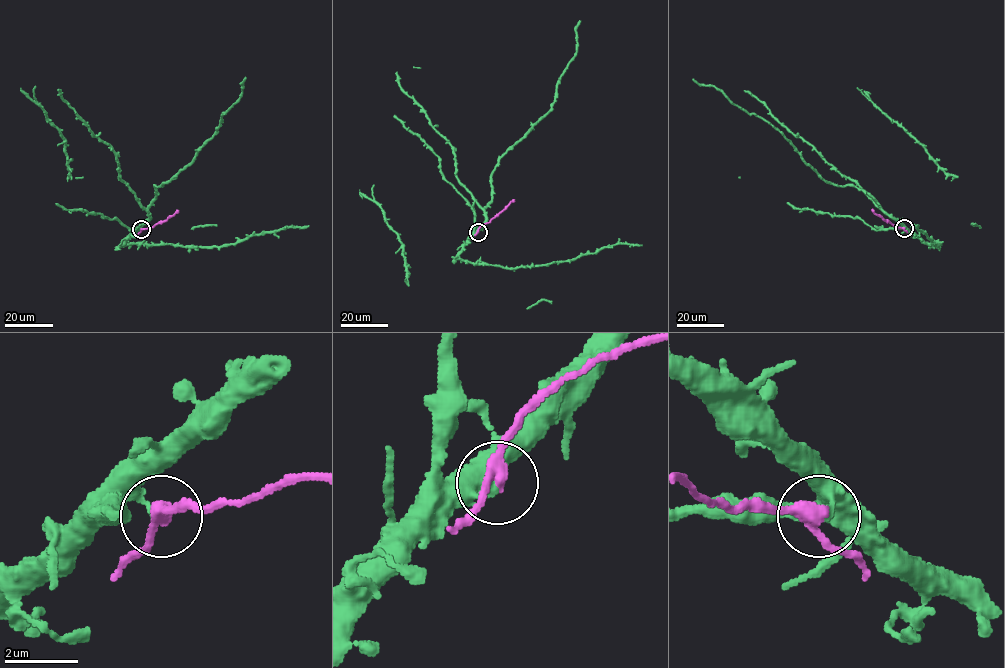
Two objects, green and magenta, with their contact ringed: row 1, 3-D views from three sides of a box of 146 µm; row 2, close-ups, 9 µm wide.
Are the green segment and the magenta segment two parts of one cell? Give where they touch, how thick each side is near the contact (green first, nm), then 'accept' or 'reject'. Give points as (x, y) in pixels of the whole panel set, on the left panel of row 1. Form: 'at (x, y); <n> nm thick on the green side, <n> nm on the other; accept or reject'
at (141, 229); 190 nm thick on the green side, 320 nm on the other; reject

